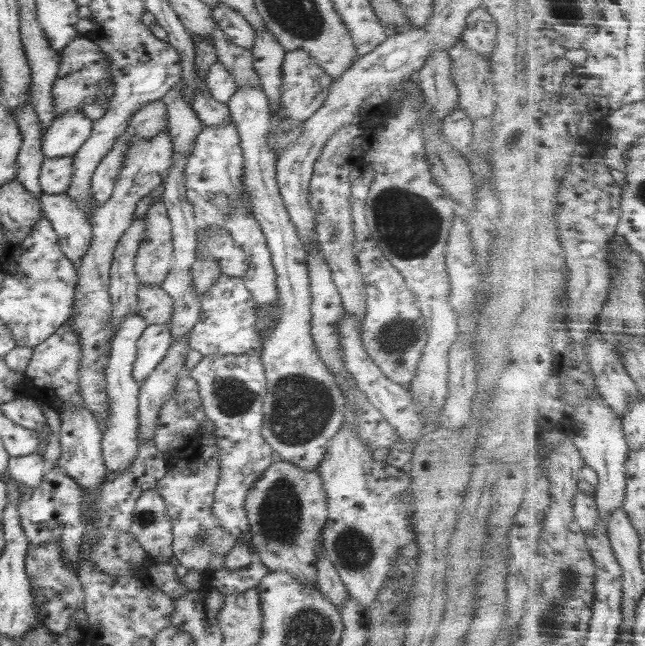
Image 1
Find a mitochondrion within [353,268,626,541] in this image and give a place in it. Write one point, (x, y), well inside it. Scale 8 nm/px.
(394, 338)

